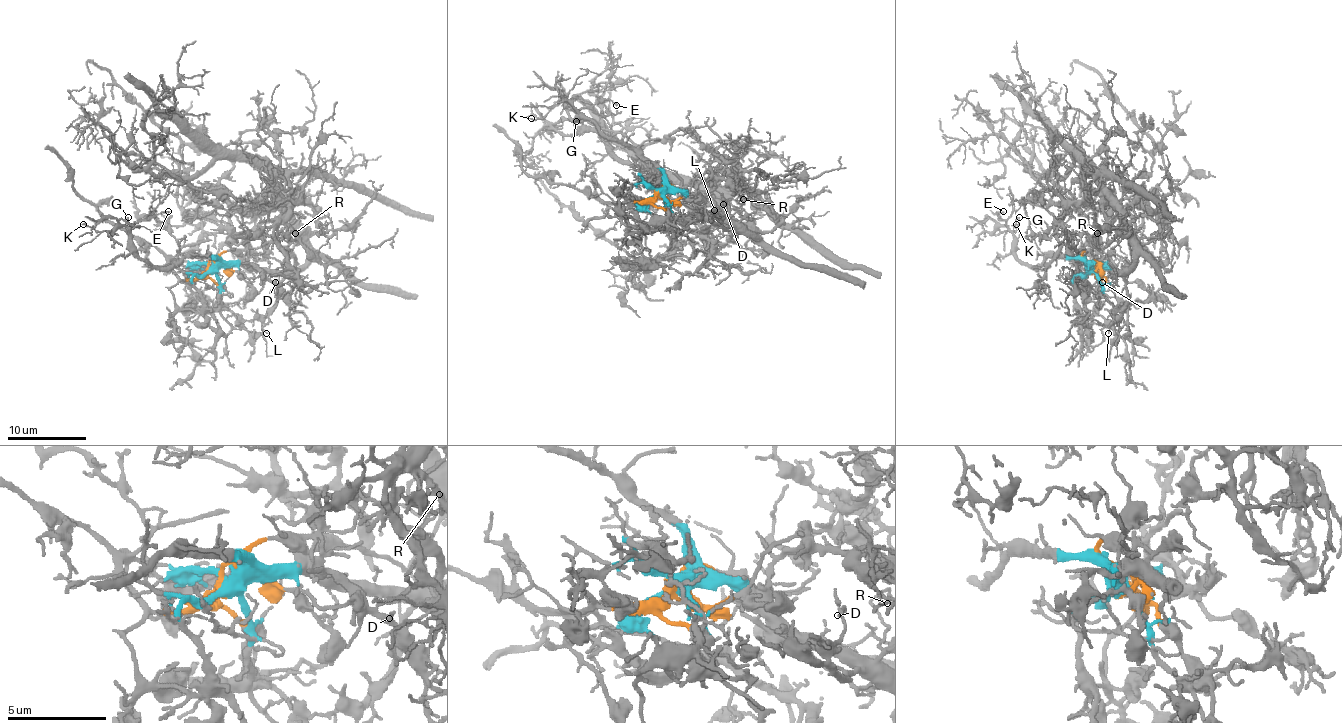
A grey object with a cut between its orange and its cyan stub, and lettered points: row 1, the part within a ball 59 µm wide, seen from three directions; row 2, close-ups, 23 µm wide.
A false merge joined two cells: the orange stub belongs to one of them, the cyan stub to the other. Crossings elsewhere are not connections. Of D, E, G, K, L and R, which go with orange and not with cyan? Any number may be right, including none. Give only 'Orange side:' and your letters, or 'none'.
Orange side: none

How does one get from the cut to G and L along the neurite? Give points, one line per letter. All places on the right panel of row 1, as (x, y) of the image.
G: (1090, 269), (1082, 261), (1070, 257), (1049, 257), (1039, 267), (1027, 267), (1016, 251), (1014, 224), (1019, 218)
L: (1090, 269), (1092, 265), (1115, 271), (1121, 277), (1127, 300), (1114, 316), (1108, 333)

